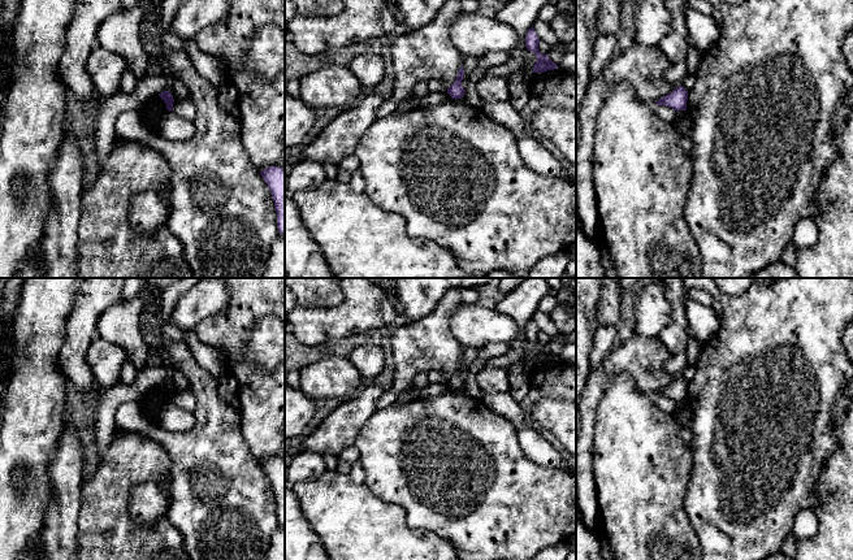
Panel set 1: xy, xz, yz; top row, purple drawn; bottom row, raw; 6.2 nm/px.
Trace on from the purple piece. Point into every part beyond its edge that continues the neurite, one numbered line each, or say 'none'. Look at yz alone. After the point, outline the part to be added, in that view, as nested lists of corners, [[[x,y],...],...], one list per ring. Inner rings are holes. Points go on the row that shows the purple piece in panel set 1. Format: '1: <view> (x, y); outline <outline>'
none

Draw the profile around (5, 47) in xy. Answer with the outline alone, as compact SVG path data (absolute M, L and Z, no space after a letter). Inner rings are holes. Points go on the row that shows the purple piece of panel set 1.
M0 30L0 136L5 103L10 88L10 66L13 64L13 40L9 42Z

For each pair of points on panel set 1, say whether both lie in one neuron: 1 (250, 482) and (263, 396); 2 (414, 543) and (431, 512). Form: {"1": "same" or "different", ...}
{"1": "different", "2": "different"}

